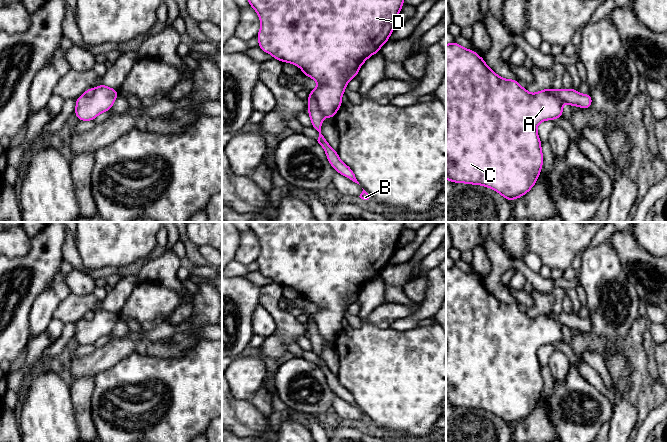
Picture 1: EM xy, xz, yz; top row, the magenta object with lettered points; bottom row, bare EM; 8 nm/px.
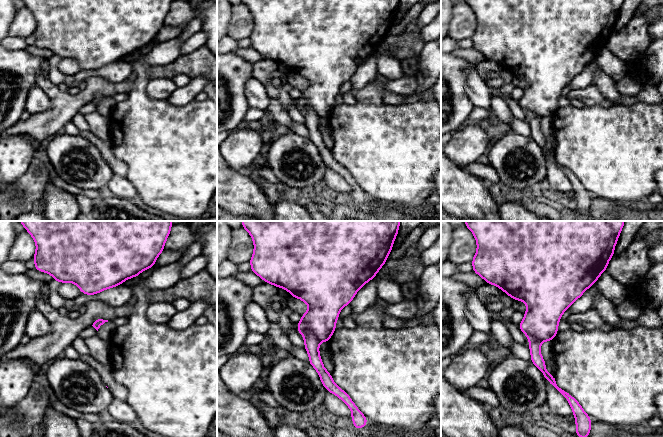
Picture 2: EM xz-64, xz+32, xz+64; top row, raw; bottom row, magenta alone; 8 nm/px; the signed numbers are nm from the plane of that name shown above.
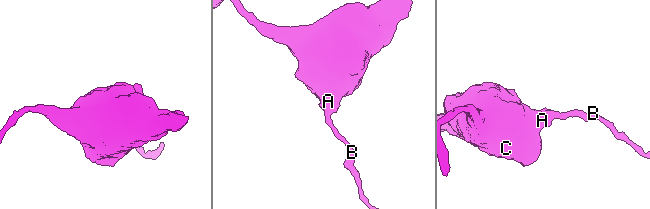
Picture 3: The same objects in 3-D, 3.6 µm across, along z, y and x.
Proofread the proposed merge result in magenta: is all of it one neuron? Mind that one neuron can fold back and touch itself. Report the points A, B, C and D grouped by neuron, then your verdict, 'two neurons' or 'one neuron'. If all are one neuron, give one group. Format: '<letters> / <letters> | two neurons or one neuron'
A C D / B | two neurons

